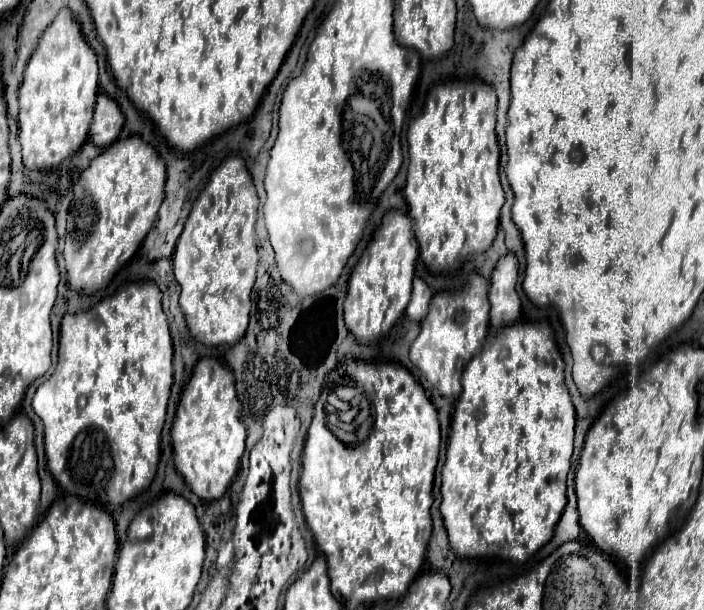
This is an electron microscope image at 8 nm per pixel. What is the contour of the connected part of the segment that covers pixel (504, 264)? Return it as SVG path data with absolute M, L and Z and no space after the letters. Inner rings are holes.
M510 252L496 262L496 268L490 278L490 326L498 330L516 322L520 316L520 298L516 294L516 280L518 280L518 260Z

